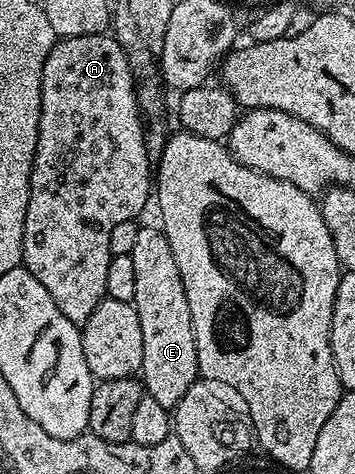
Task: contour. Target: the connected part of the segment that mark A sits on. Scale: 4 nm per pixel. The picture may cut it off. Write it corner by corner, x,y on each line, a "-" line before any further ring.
104,33
99,35
71,36
58,38
43,61
41,74
41,108
39,109
39,125
37,126
37,152
33,154
33,168
29,178
29,204
23,225
23,245
21,246
21,263
51,293
55,305
63,312
67,321
84,325
87,317
95,311
95,305
106,298
107,265
109,264
109,238
111,229
119,225
119,221
136,220
137,214
145,207
145,202
151,199
151,164
145,148
145,132
141,111
137,107
137,93
133,82
133,74
129,68
127,57
119,45
116,34

